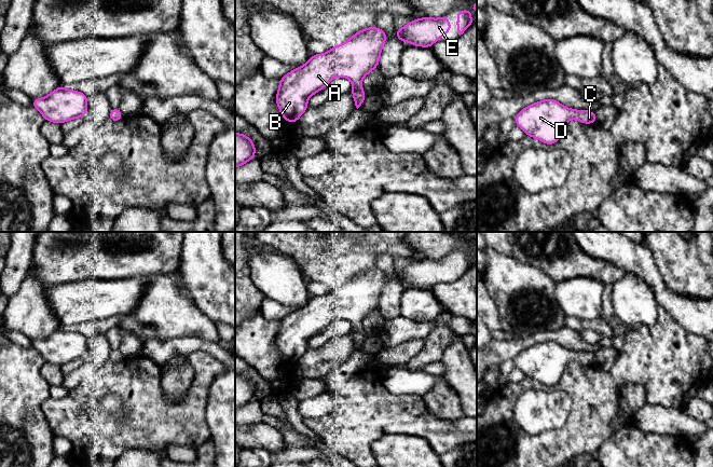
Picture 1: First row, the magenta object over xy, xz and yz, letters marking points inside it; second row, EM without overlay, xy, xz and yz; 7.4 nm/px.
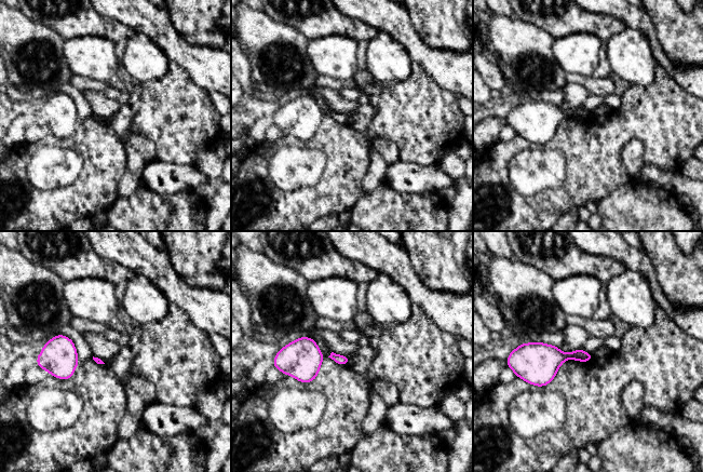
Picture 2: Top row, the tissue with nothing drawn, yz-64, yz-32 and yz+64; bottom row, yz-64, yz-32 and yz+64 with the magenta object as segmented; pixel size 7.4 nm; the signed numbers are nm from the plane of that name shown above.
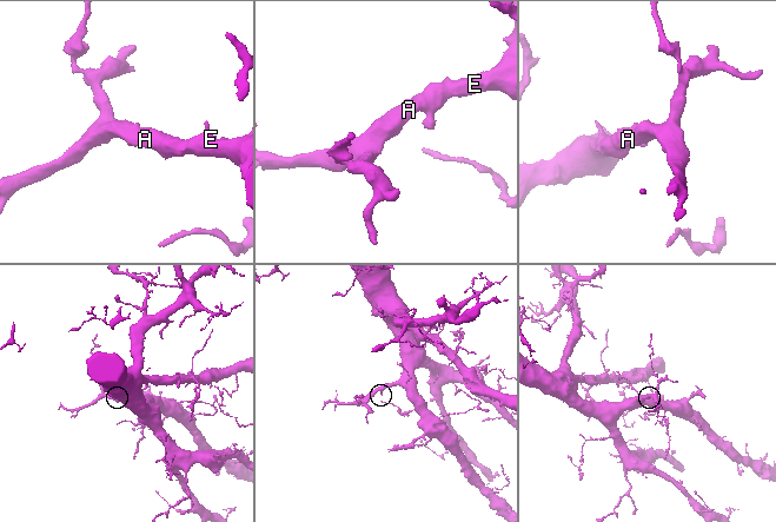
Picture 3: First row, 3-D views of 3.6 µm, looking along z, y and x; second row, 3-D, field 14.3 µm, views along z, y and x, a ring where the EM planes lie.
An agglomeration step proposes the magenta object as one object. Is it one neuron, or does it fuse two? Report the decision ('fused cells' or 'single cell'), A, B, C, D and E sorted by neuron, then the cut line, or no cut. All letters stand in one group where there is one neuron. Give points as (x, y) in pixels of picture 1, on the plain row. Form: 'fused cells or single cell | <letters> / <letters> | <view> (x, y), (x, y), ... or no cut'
single cell | A B C D E | no cut

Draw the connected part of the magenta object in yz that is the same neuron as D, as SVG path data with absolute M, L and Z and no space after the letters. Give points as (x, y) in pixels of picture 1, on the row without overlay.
M546 340L524 348L516 357L515 363L525 376L552 387L562 380L571 360L593 366L597 365L597 357L593 353L566 349L556 341Z

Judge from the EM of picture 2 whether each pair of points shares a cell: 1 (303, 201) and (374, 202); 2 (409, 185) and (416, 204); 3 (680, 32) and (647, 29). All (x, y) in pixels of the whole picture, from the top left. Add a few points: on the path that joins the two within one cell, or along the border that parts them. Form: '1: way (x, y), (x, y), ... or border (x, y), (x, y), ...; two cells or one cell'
1: border (363, 193), (350, 210); two cells
2: border (388, 183), (396, 190), (416, 192); two cells
3: border (645, 11), (664, 53); two cells

